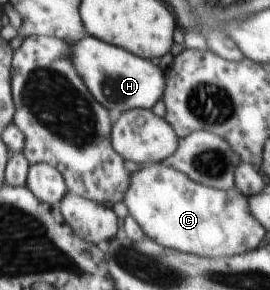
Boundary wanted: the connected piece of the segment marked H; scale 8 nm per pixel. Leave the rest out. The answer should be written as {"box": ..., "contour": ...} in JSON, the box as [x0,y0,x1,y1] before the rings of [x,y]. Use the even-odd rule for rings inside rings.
{"box":[70,33,166,120],"contour":[[[88,33],[79,40],[70,41],[70,44],[72,44],[70,56],[78,74],[84,78],[92,96],[96,96],[96,100],[100,104],[105,104],[110,110],[112,120],[118,120],[128,110],[154,108],[154,104],[158,104],[164,98],[166,94],[165,69],[162,70],[160,66],[157,66],[155,60],[136,56],[124,48]]]}

